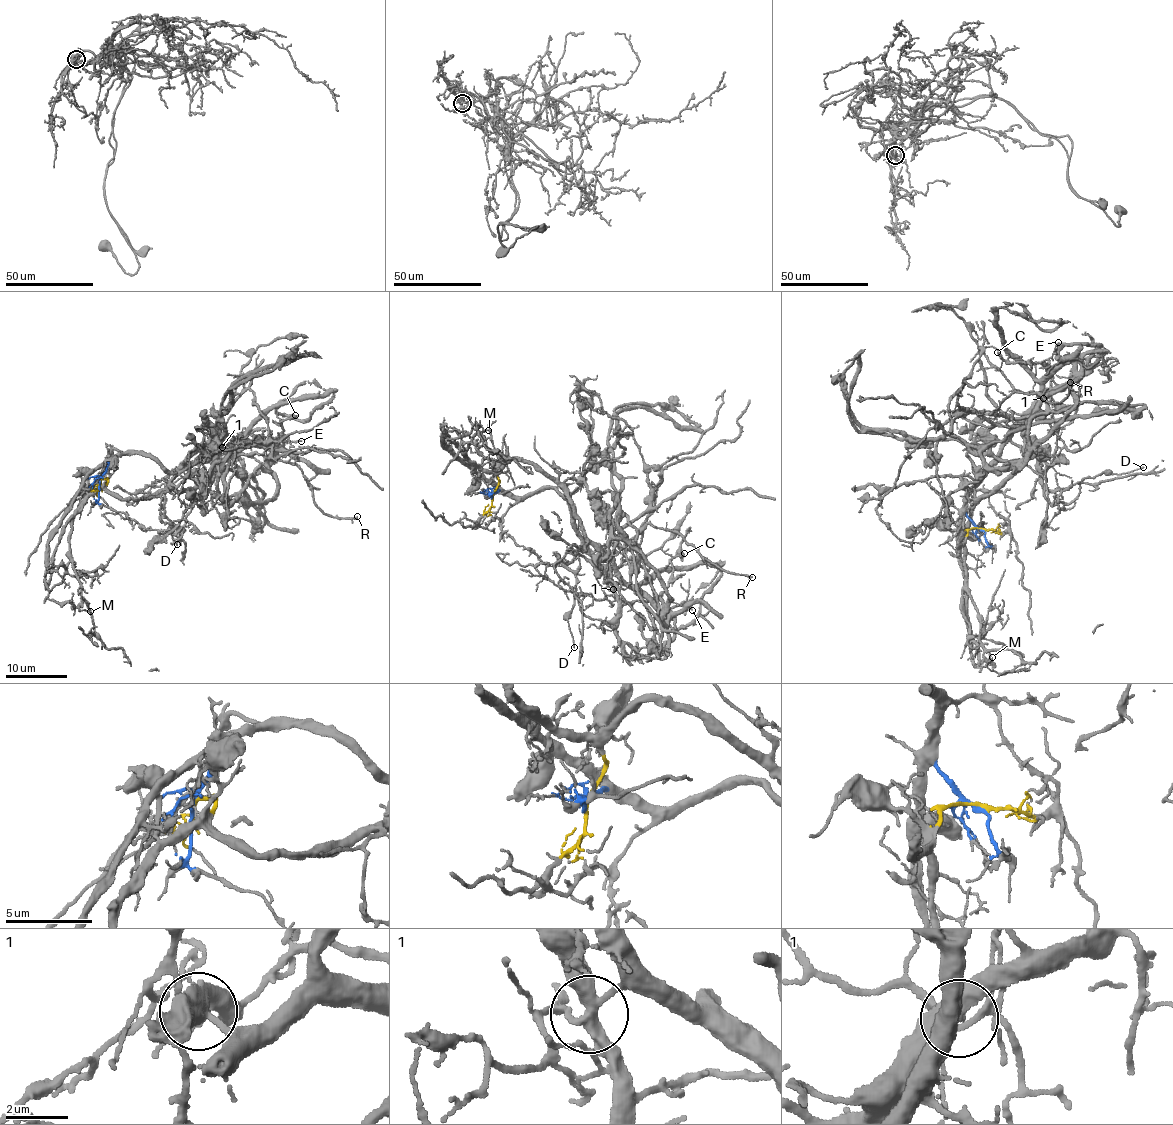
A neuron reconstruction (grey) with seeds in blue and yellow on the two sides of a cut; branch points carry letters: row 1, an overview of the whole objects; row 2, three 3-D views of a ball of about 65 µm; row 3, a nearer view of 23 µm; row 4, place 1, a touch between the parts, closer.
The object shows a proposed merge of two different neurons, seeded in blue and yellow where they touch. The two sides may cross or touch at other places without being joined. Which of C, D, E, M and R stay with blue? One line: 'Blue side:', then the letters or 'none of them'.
Blue side: C, E, R

